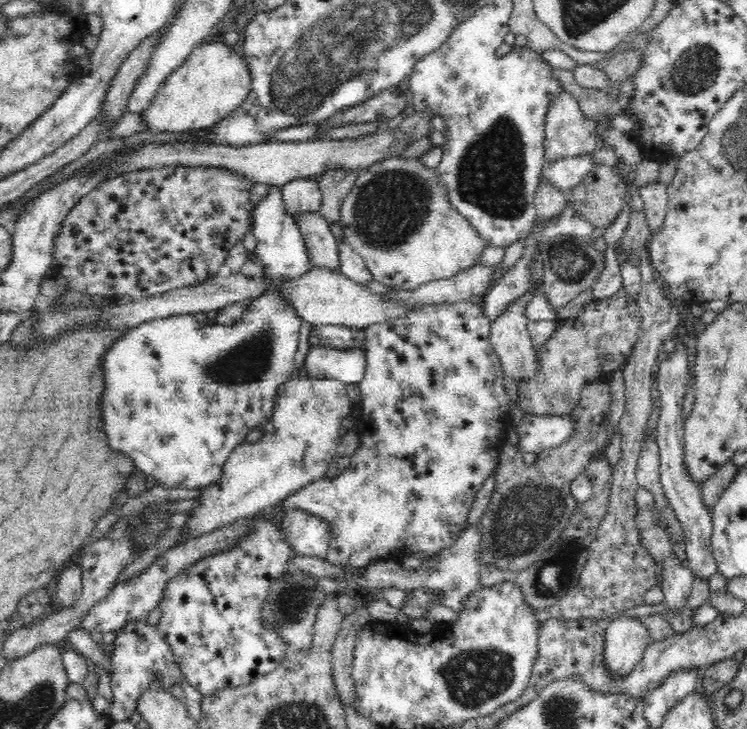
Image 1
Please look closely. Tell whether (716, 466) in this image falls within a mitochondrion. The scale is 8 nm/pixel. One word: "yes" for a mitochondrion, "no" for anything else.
no

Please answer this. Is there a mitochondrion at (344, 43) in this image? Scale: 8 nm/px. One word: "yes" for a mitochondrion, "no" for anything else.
yes

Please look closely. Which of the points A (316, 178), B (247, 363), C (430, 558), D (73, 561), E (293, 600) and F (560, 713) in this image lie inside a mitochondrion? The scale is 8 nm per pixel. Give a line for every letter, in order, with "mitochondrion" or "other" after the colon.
A: other
B: mitochondrion
C: other
D: other
E: mitochondrion
F: mitochondrion

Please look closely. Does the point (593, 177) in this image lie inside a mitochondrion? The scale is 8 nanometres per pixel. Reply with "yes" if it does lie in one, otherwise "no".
no

